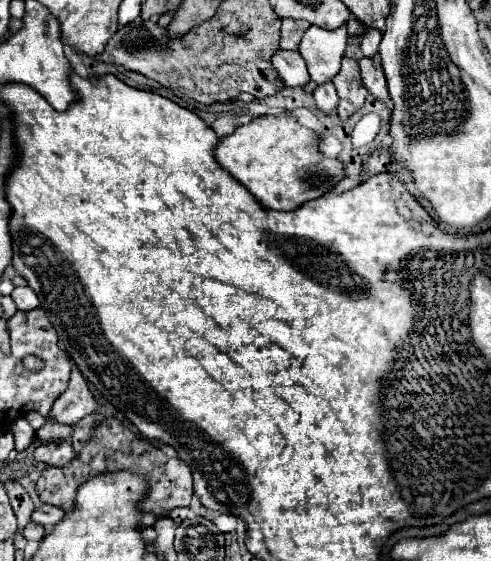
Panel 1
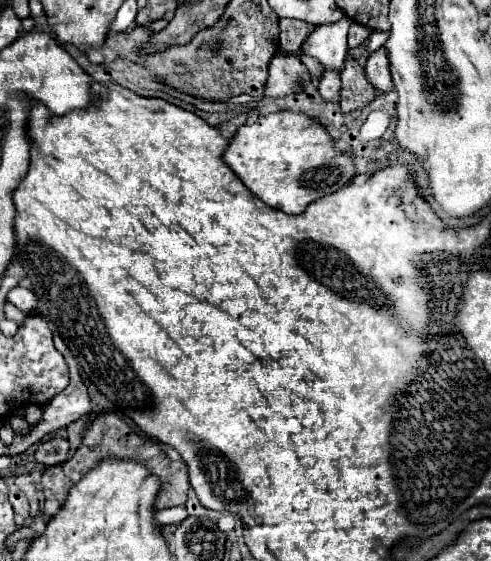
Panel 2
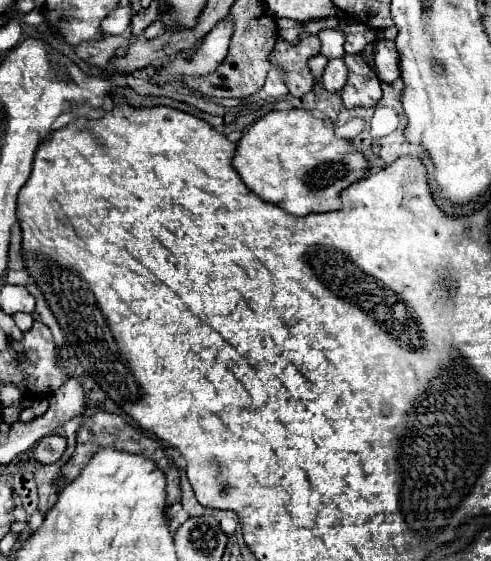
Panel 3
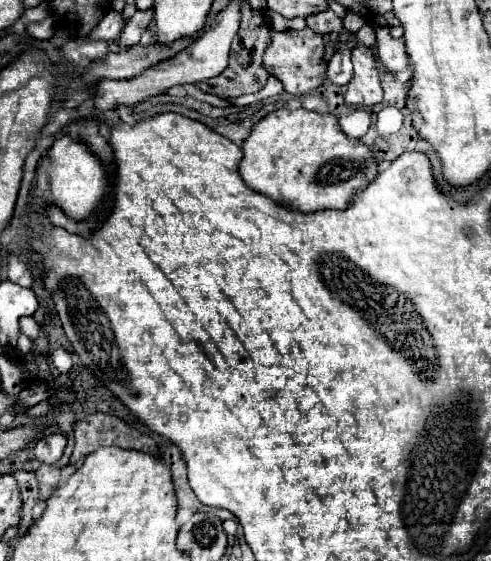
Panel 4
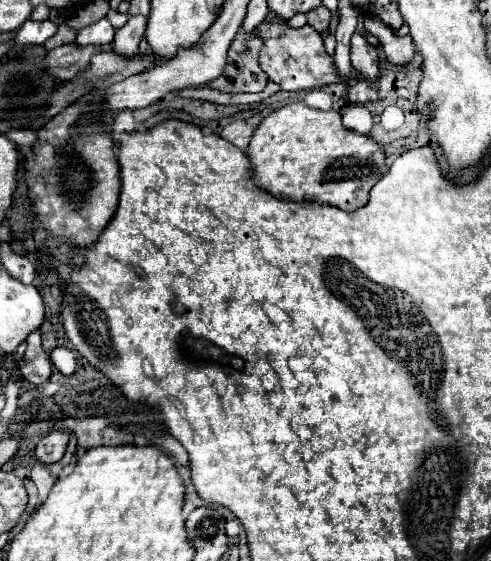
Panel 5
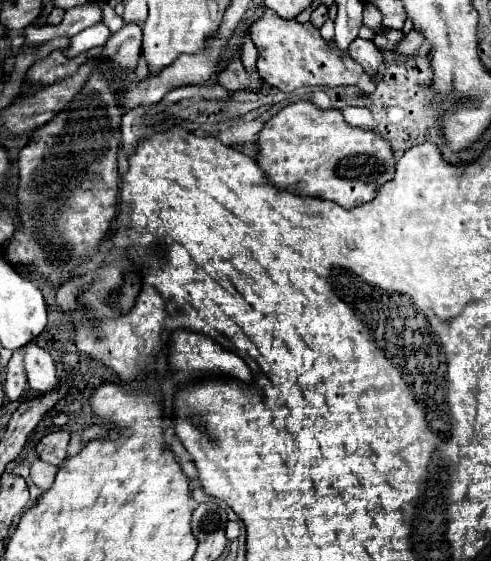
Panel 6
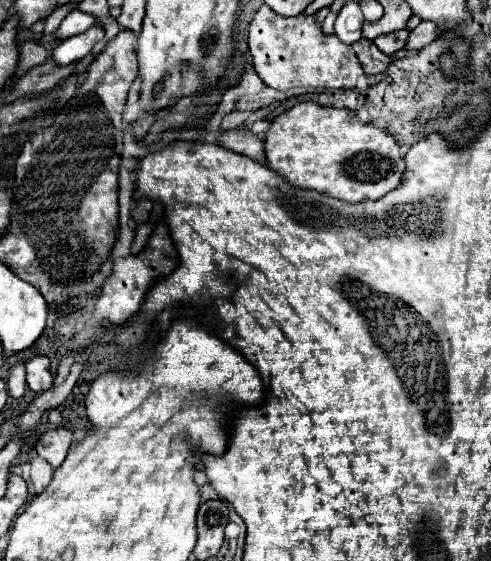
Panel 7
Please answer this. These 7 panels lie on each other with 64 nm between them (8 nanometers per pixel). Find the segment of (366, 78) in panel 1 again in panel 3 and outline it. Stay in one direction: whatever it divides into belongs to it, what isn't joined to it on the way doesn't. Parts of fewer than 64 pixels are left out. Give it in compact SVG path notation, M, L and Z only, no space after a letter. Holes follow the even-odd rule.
M382 40L376 44L374 50L374 64L372 64L378 80L382 84L394 84L398 80L398 54L394 42Z

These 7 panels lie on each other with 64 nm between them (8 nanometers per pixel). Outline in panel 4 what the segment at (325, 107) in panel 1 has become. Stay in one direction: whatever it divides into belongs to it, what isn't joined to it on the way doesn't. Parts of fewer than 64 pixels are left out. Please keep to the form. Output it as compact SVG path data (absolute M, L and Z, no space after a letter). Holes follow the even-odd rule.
M340 34L340 50L332 56L326 68L326 80L336 86L346 86L352 78L352 62L350 62L350 50L346 48L346 36Z

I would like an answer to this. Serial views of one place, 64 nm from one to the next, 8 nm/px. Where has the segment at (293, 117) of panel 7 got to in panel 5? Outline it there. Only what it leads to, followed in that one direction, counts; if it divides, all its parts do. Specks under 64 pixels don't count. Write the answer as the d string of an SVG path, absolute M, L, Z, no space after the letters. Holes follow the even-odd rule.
M302 102L288 104L266 116L256 128L246 156L252 164L250 180L278 200L332 204L346 212L366 204L372 184L388 172L380 144L346 130L336 110L320 112Z

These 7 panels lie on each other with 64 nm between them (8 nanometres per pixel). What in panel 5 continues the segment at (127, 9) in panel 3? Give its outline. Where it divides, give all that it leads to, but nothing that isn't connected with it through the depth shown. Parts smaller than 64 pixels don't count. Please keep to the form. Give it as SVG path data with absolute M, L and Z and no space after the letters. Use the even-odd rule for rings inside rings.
M104 16L102 20L98 20L96 24L92 26L86 26L78 32L76 36L76 44L80 46L86 46L86 44L110 44L114 40L114 34L116 34L116 28L110 24L110 20Z

